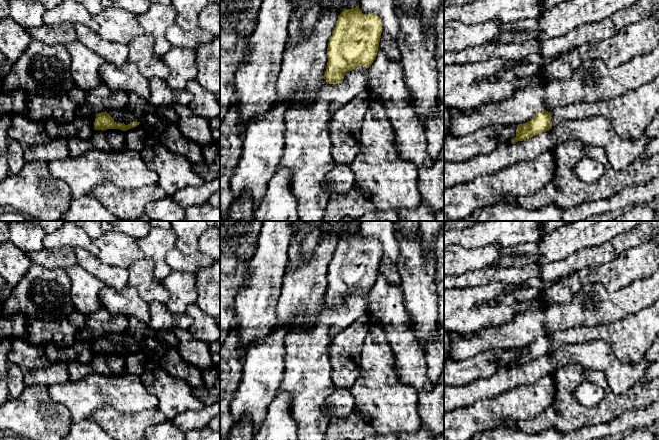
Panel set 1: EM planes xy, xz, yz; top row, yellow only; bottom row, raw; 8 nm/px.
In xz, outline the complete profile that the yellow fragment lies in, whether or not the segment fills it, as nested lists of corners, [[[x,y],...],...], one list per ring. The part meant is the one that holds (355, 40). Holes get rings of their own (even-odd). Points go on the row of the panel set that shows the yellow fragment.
[[[359,5],[344,9],[328,42],[326,82],[343,82],[345,73],[358,66],[369,68],[377,56],[381,33],[382,20],[378,15],[363,14]]]

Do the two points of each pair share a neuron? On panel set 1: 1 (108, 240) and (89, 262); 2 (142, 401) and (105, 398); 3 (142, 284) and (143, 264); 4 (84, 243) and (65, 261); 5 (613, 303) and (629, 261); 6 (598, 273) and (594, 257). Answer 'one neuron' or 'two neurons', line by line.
1: two neurons
2: one neuron
3: one neuron
4: two neurons
5: two neurons
6: two neurons

